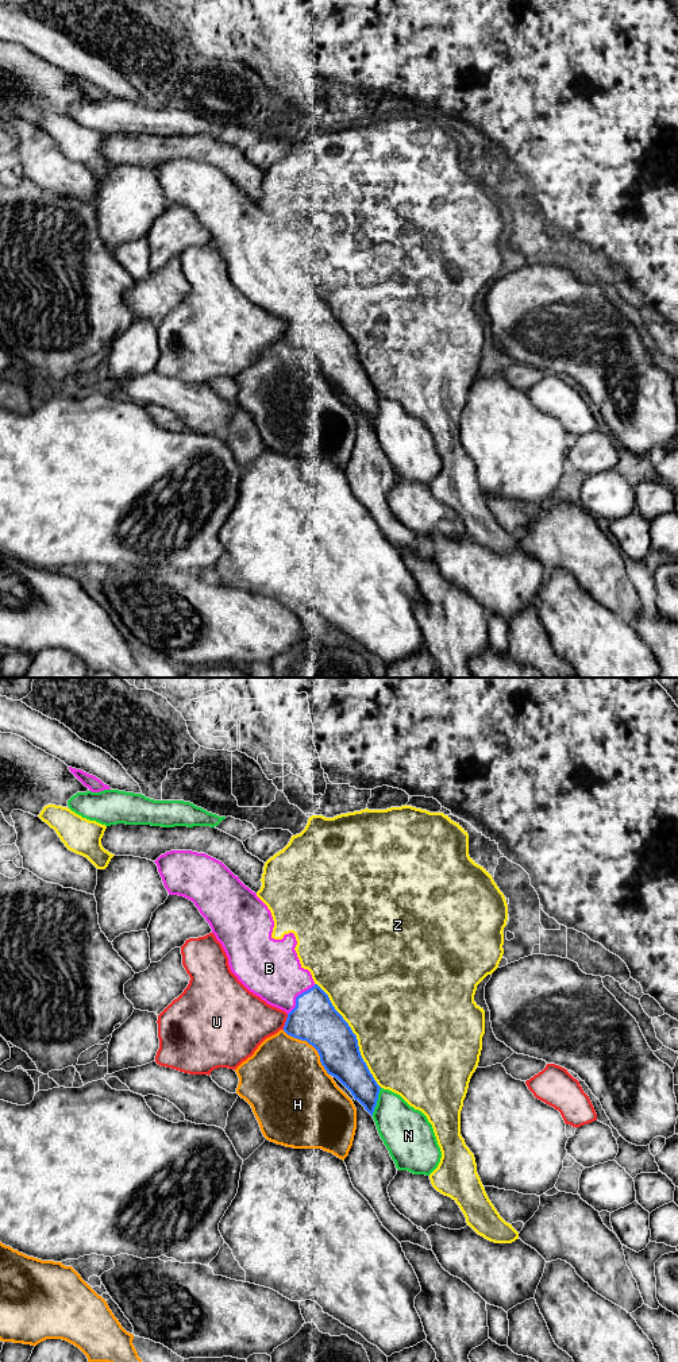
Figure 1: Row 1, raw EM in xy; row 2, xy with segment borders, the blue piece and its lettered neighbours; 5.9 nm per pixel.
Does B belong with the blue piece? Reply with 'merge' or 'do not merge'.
merge

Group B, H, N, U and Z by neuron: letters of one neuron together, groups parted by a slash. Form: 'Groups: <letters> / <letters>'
Groups: B / H / N / U / Z

